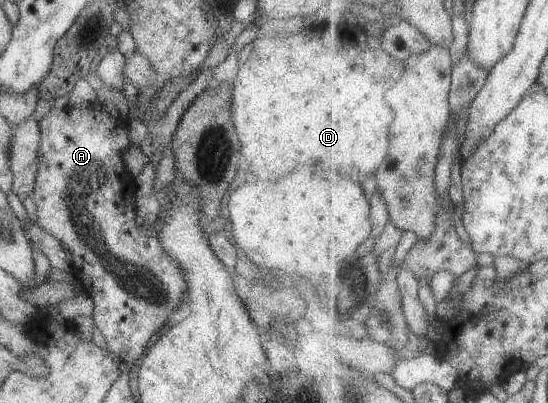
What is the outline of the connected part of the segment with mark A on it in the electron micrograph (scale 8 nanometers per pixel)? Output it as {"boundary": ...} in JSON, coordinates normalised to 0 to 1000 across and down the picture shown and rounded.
{"boundary":[[[166,258],[155,268],[119,268],[113,273],[93,268],[84,288],[78,288],[69,300],[69,318],[73,325],[71,367],[68,367],[68,424],[62,444],[62,467],[58,474],[58,499],[64,504],[68,521],[68,561],[80,576],[86,576],[95,591],[100,591],[126,635],[130,635],[131,667],[142,710],[166,737],[170,747],[170,774],[164,789],[170,794],[172,809],[181,819],[195,856],[193,868],[210,878],[221,898],[232,901],[234,908],[252,891],[257,891],[266,876],[268,849],[272,839],[299,809],[301,789],[321,774],[332,762],[334,730],[338,730],[338,695],[334,695],[334,675],[323,665],[323,655],[305,635],[305,625],[297,625],[290,596],[286,596],[288,561],[281,558],[274,568],[265,571],[246,551],[250,469],[245,447],[232,427],[230,414],[221,392],[221,372],[228,362],[235,362],[235,342],[232,342],[232,318],[228,303],[214,293],[203,293],[181,258]]]}

